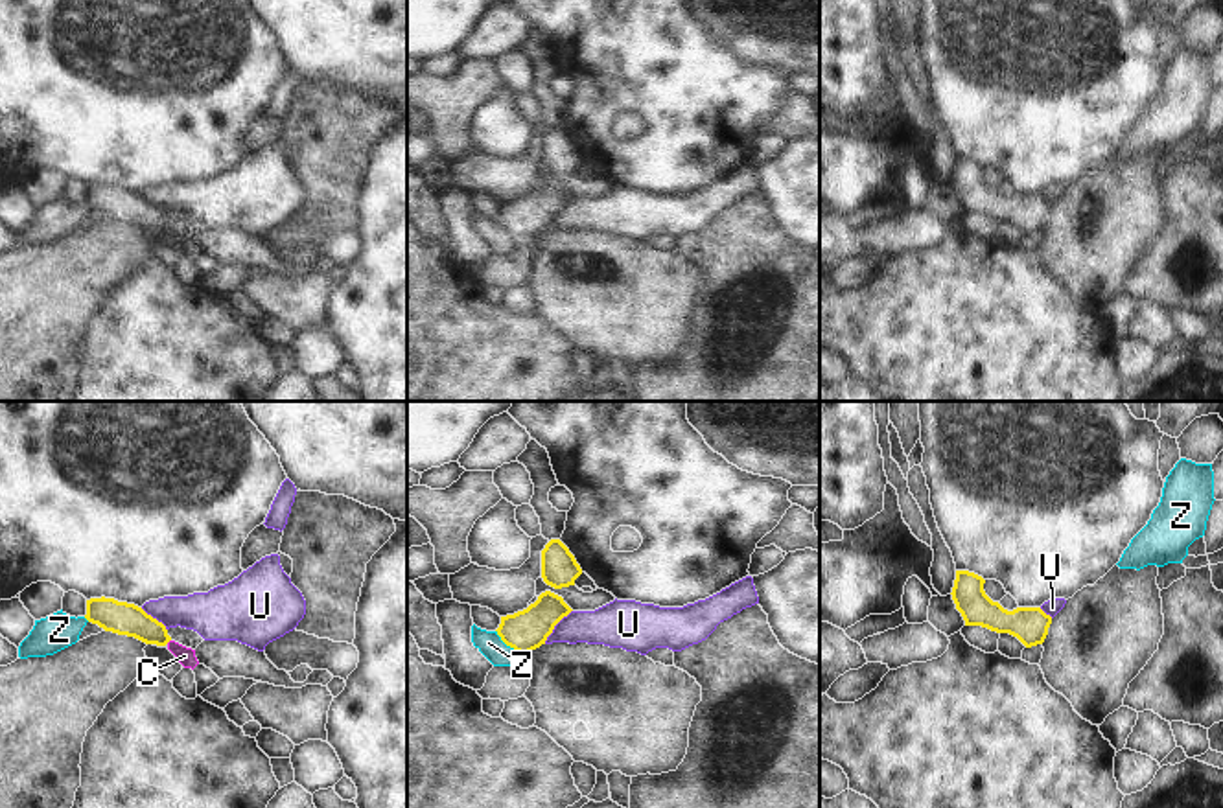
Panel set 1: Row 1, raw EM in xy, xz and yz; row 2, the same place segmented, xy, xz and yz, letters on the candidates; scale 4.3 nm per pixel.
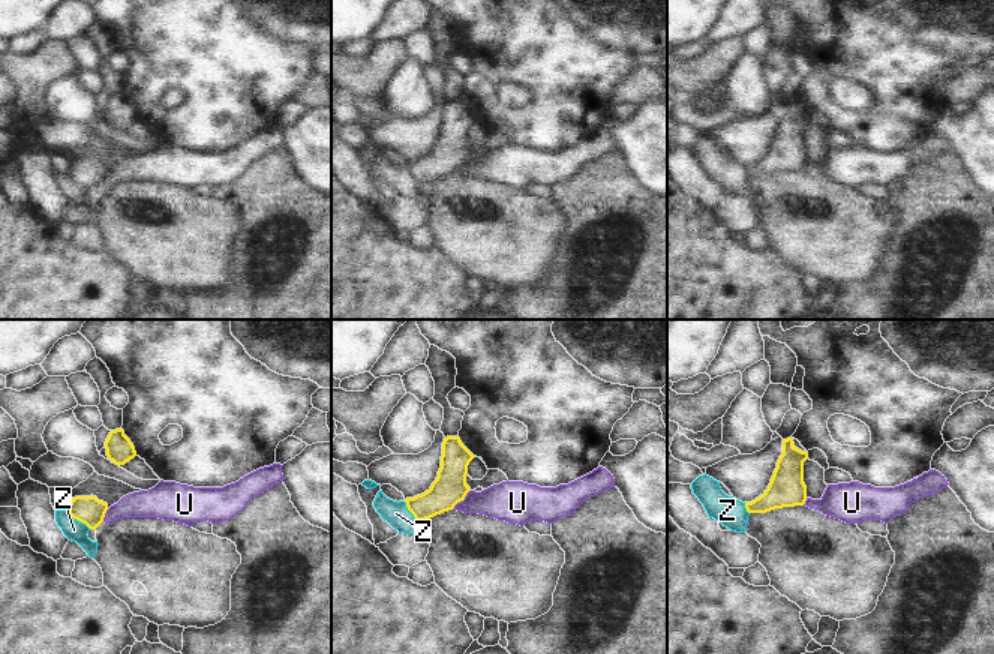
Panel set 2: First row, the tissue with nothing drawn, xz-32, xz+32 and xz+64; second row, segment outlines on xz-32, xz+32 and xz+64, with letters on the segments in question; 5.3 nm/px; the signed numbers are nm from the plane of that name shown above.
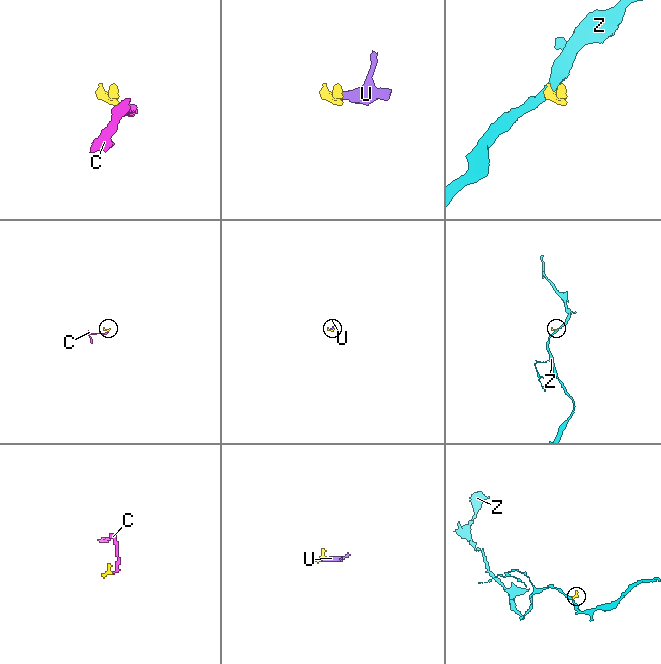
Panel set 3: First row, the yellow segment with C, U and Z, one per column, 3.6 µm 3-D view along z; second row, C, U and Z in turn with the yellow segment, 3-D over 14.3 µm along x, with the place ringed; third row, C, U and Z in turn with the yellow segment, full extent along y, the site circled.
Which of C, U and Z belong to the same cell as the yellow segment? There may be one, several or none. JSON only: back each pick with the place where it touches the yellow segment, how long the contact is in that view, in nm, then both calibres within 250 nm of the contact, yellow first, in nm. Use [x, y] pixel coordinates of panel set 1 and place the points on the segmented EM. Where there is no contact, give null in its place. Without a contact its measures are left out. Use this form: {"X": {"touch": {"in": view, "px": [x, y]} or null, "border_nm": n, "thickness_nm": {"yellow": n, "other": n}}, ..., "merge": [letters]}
{"C": {"touch": {"in": "xy", "px": [168, 641]}, "border_nm": 30, "thickness_nm": {"yellow": 140, "other": 80}}, "merge": ["C"]}

